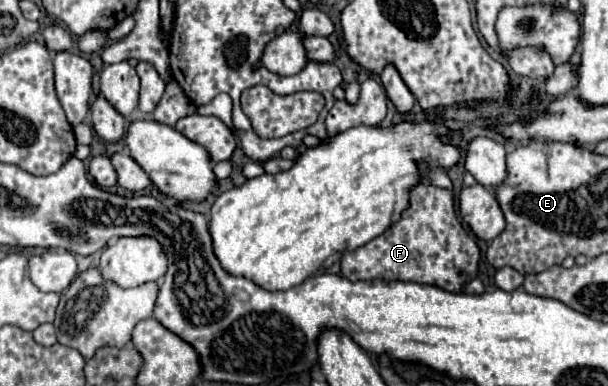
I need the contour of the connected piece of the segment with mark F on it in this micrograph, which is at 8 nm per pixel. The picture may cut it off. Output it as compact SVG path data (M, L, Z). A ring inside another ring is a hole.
M423 183L421 187L413 189L411 207L405 211L399 223L389 227L383 235L375 237L367 245L355 251L345 251L341 259L341 273L349 281L413 281L461 293L479 273L479 247L457 219L453 193Z

